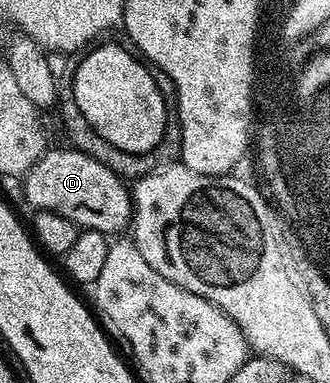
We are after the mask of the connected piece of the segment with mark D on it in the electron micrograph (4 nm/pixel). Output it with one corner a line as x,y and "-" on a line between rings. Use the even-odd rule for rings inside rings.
73,148
47,149
37,164
26,171
26,198
35,211
56,212
72,220
82,230
95,230
107,236
118,236
131,225
134,199
127,183
114,174
100,160
92,160
84,152

